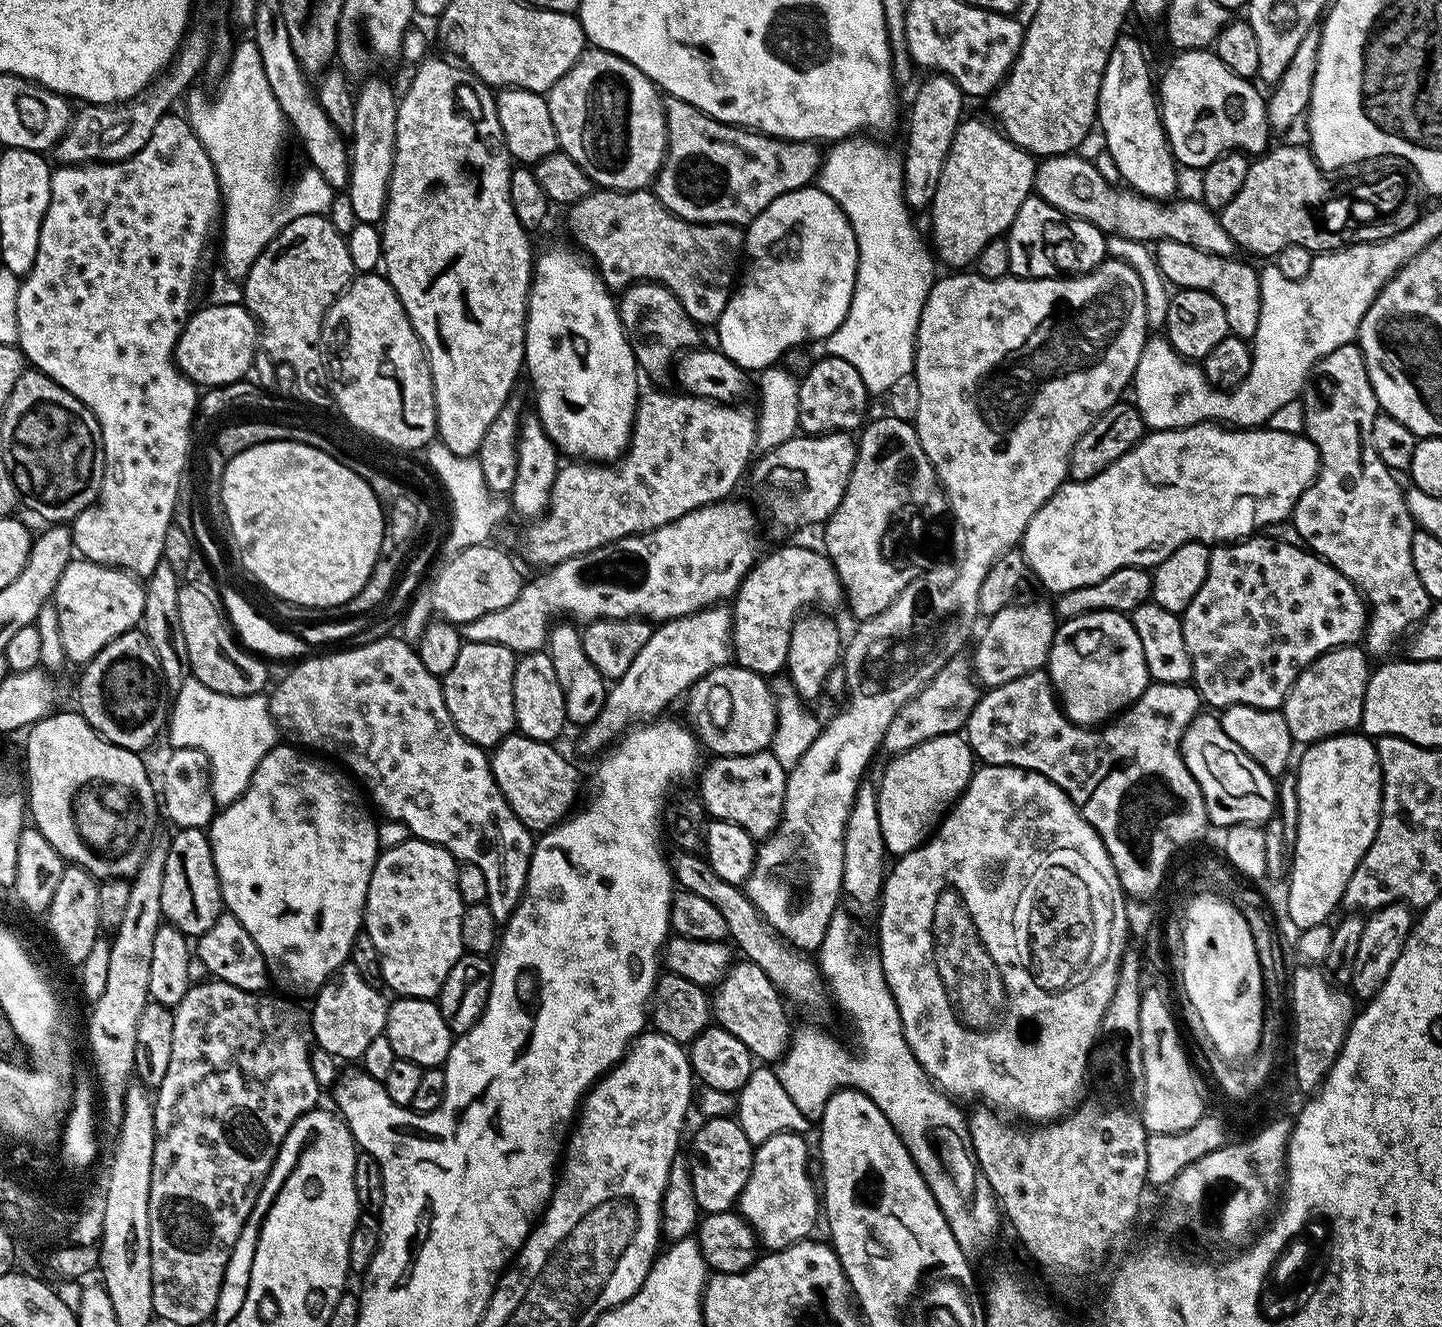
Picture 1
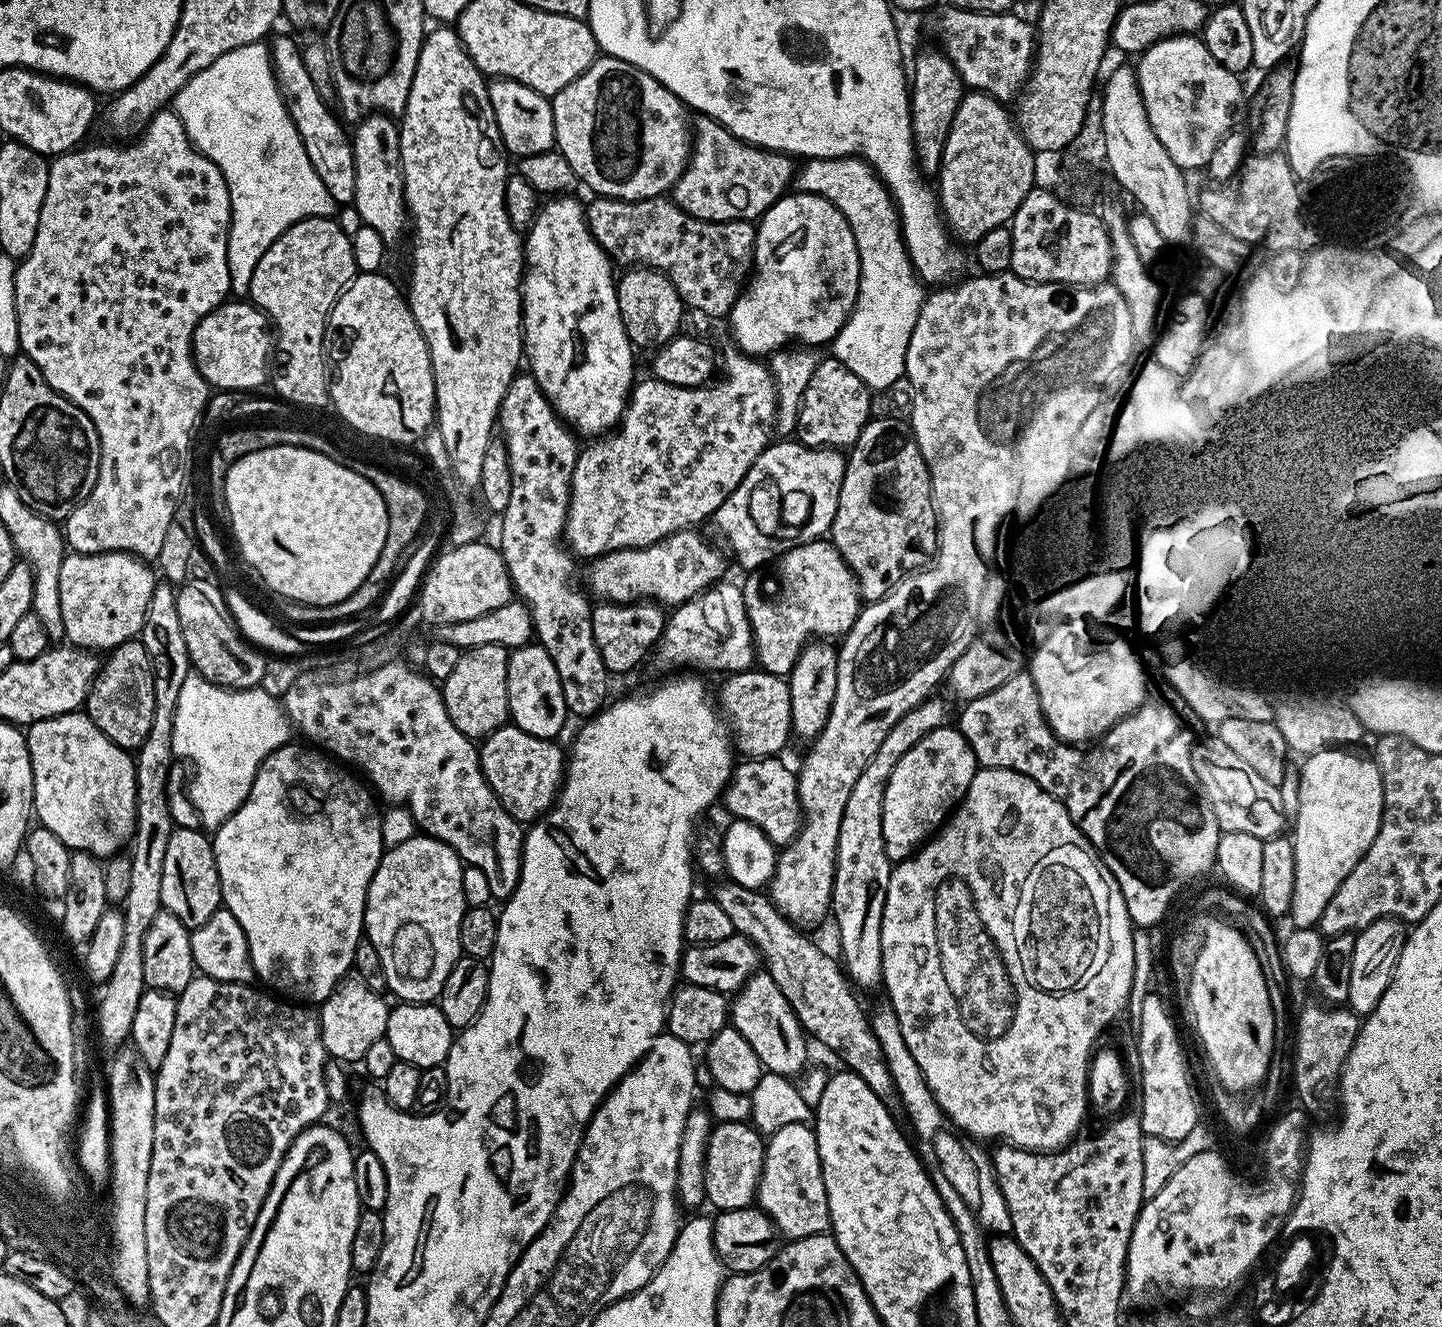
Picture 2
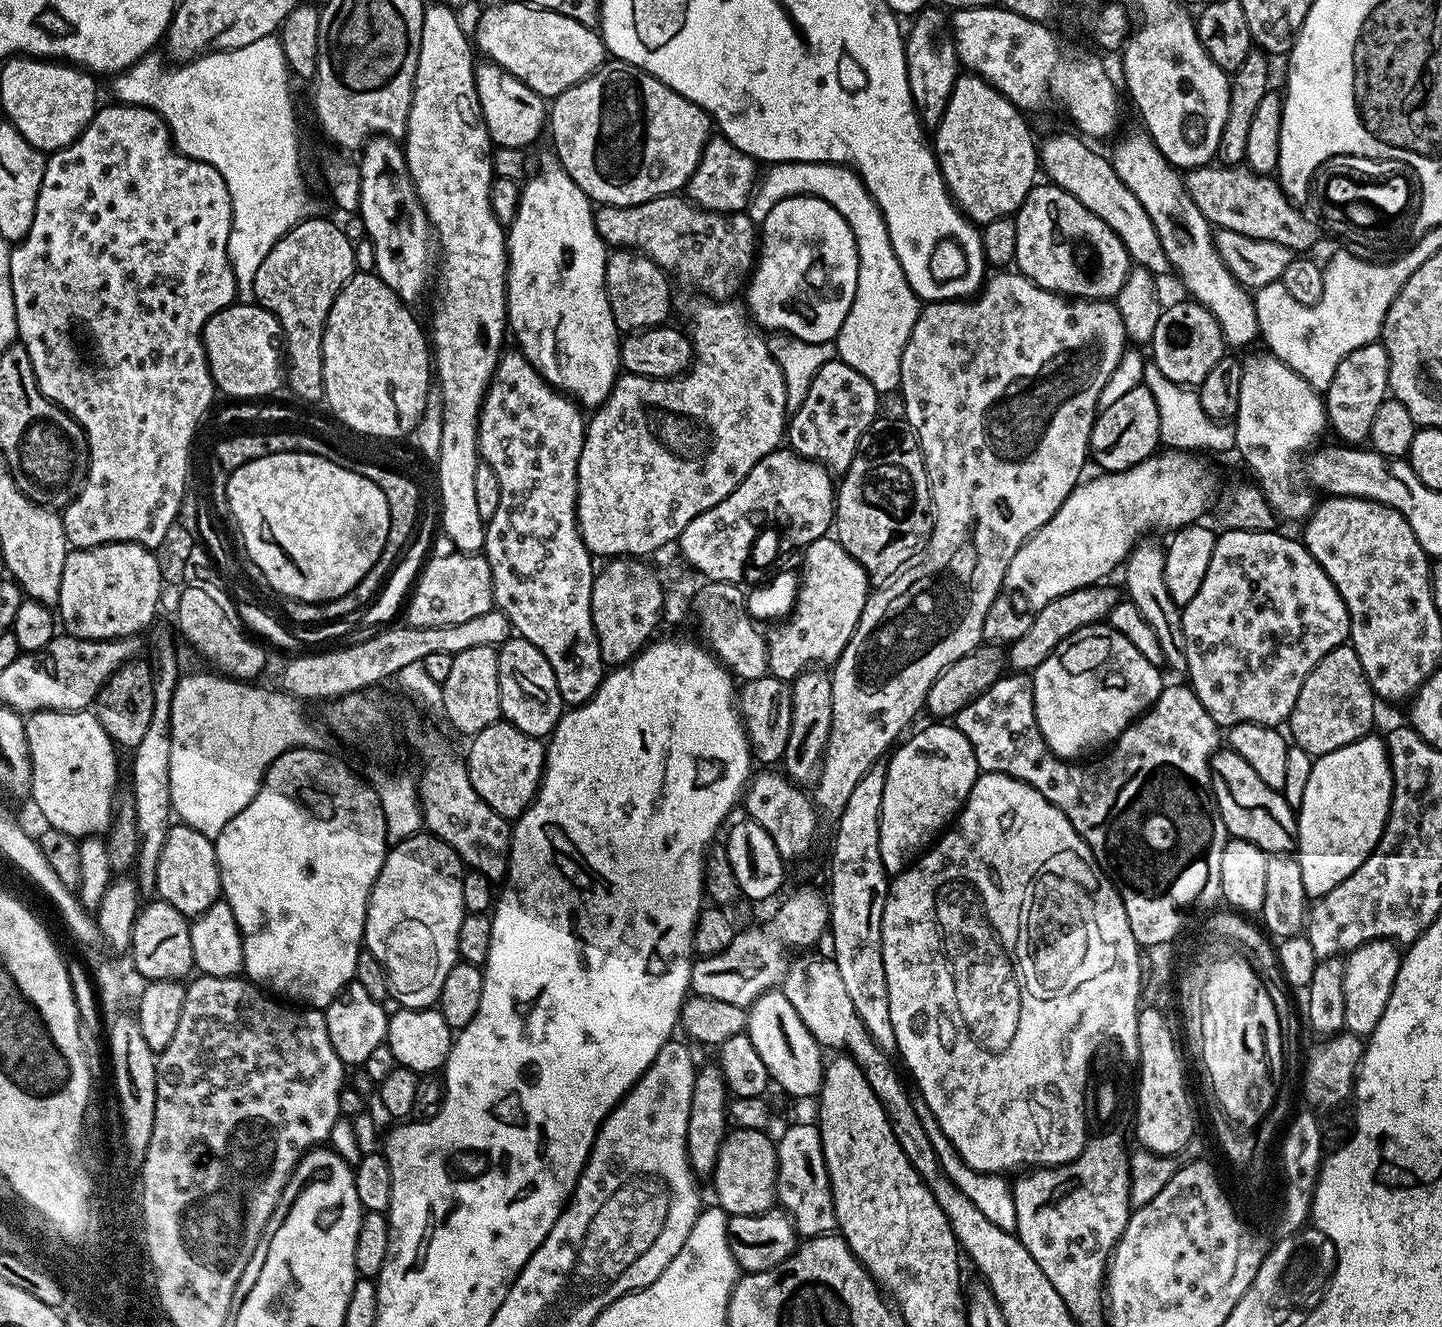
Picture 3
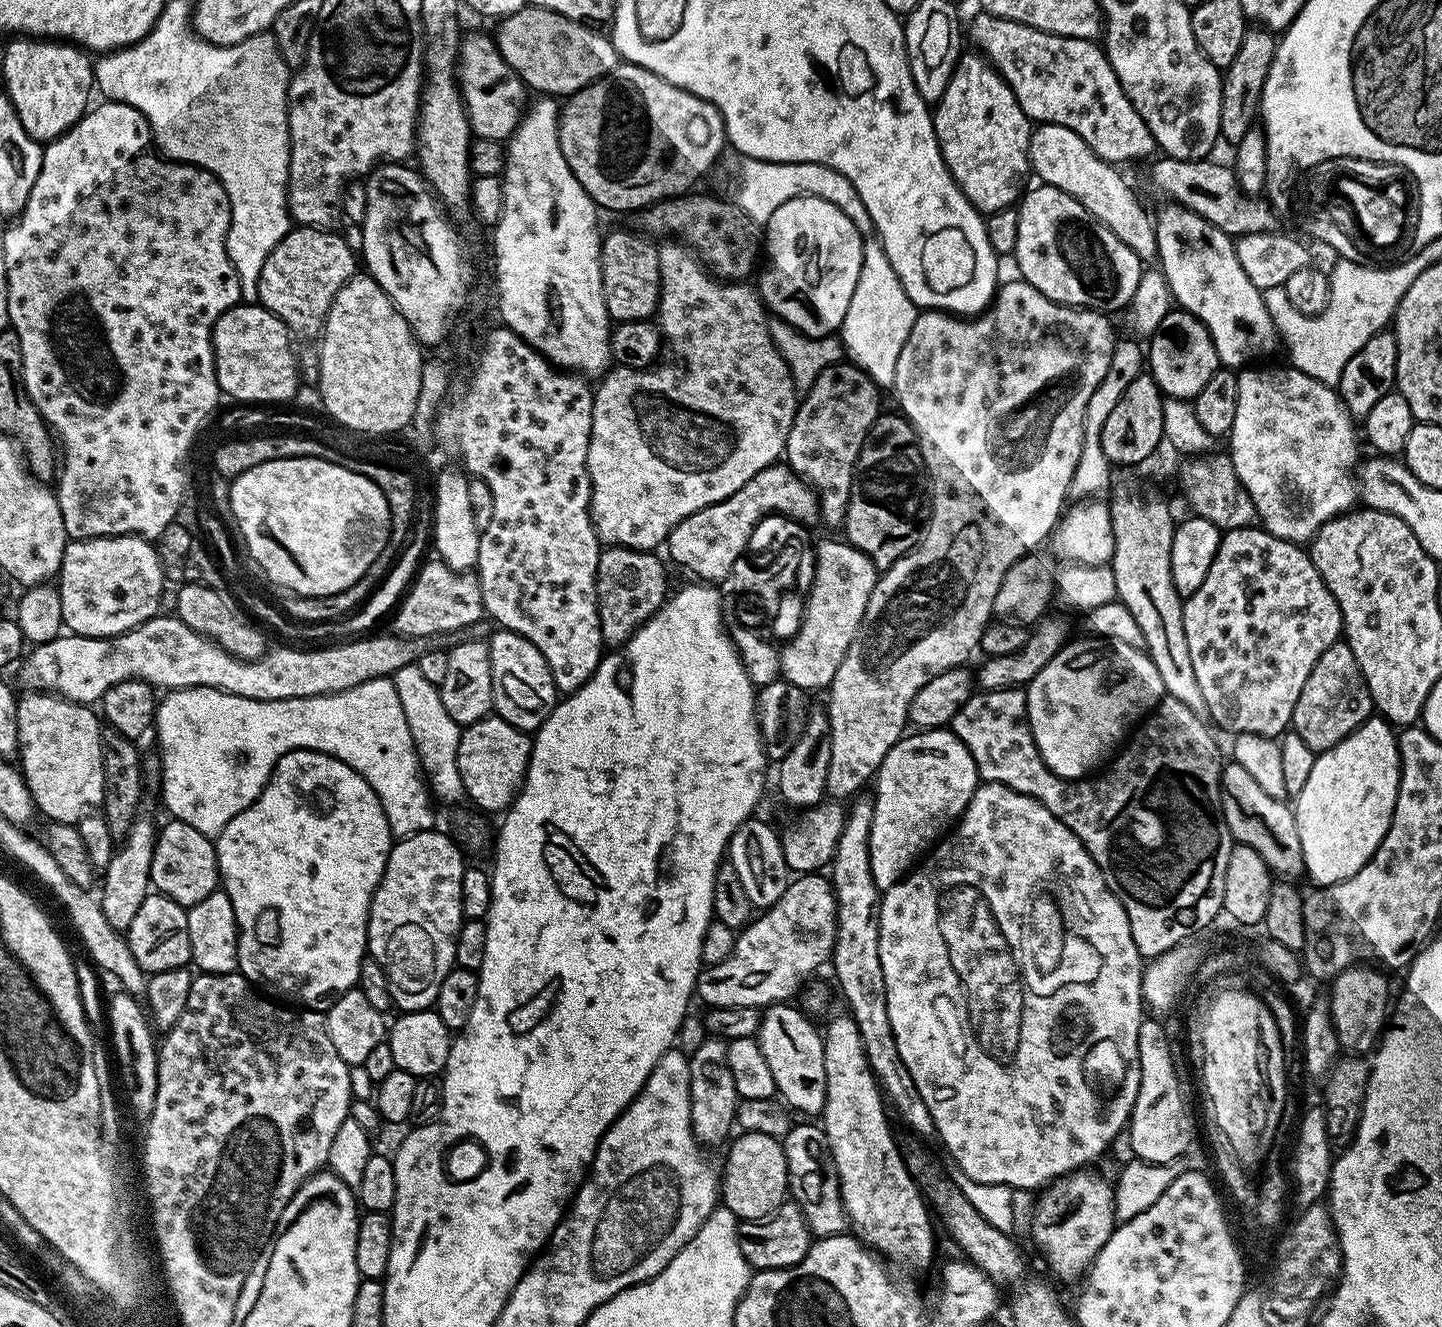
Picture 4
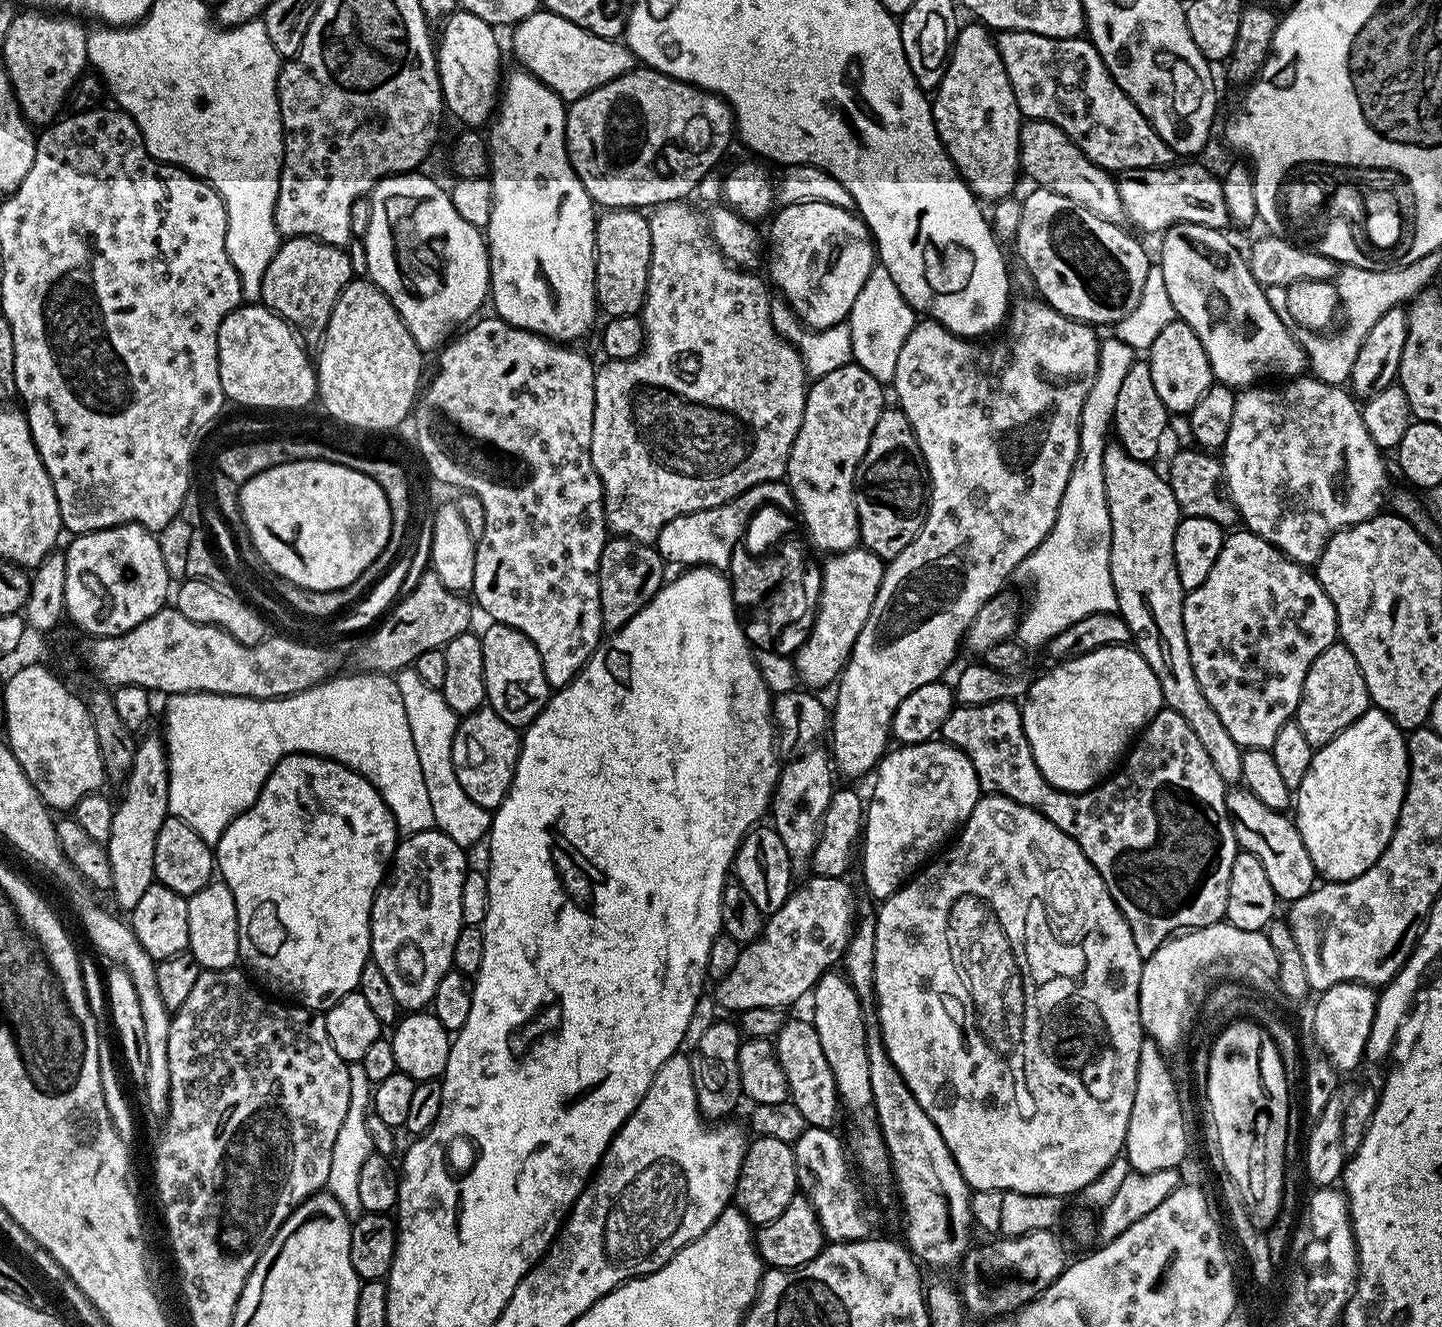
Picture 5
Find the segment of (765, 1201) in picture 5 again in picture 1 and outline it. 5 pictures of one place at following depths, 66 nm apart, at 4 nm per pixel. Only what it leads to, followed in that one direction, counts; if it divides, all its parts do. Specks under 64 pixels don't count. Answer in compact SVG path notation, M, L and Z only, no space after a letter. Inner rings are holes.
M732 1116L705 1119L700 1125L692 1136L692 1149L686 1152L694 1196L701 1213L726 1212L739 1201L746 1178L750 1178L754 1145Z

